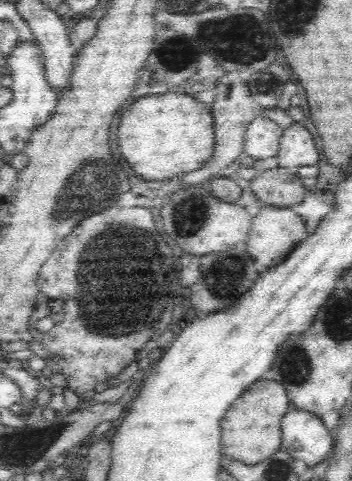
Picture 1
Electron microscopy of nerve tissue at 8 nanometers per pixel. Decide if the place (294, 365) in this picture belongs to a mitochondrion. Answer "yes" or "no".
yes

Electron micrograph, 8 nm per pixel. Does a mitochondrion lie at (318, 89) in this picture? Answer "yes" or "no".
no

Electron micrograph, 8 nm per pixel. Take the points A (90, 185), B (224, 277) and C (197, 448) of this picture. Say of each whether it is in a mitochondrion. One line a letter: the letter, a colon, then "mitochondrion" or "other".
A: mitochondrion
B: mitochondrion
C: other

